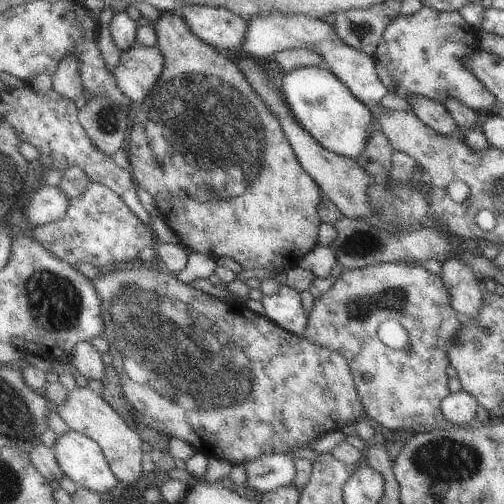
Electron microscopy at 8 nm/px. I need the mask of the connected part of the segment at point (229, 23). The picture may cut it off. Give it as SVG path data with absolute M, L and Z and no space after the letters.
M186 5L179 13L185 23L200 40L207 42L218 52L243 46L247 38L249 22L228 9L206 5Z

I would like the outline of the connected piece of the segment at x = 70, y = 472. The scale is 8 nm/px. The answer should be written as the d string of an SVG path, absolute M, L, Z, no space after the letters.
M70 429L59 435L54 450L60 470L78 487L104 494L118 484L119 480L93 438Z

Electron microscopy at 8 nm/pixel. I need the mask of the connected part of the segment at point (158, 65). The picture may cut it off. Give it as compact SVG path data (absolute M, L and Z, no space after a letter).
M132 46L121 53L113 74L118 88L140 106L158 82L164 65L165 58L157 46Z

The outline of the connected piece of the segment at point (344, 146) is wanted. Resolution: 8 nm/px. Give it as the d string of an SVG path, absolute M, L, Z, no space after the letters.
M326 66L298 67L284 74L279 84L293 115L316 142L334 154L355 159L377 130L369 108L356 100L350 89Z

